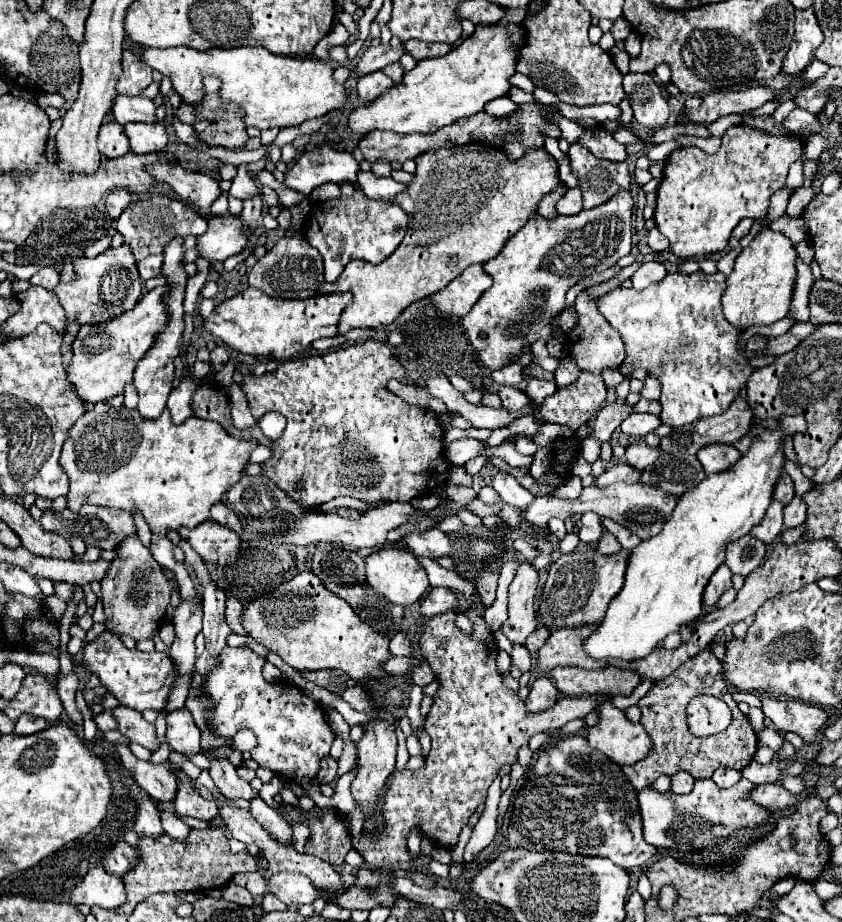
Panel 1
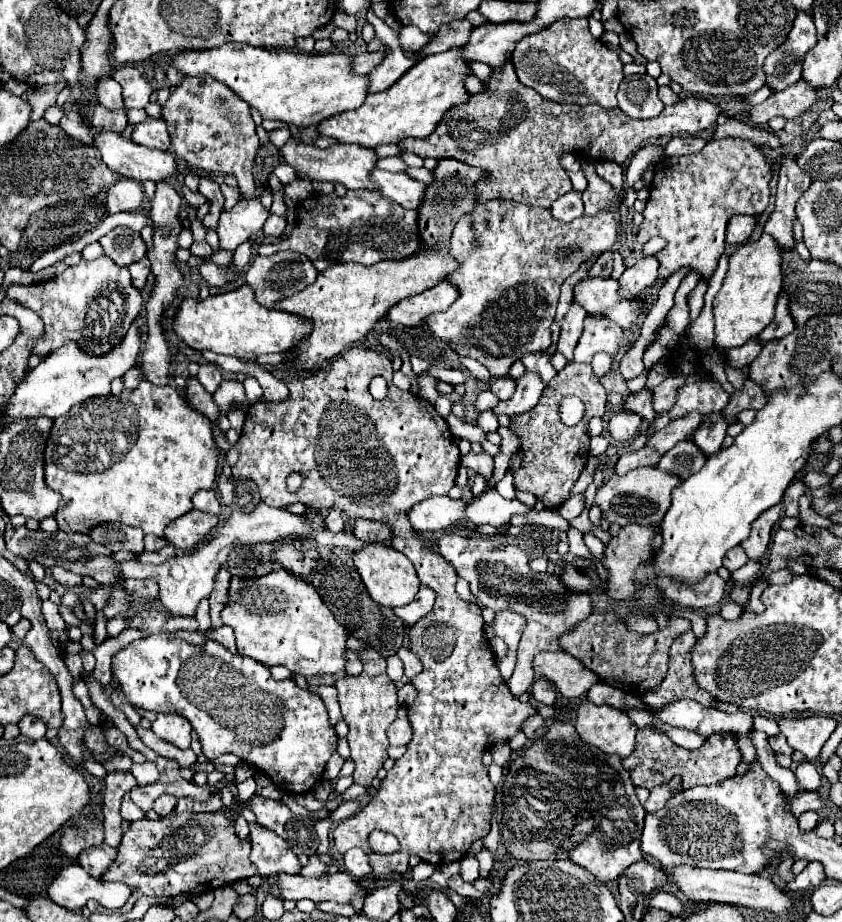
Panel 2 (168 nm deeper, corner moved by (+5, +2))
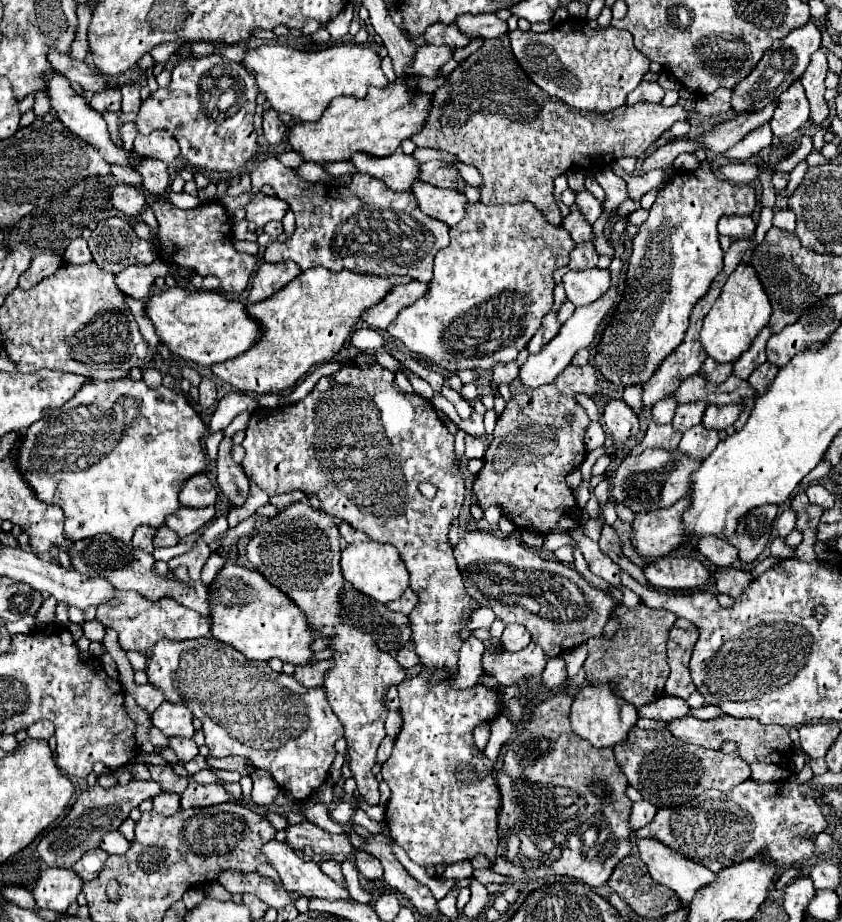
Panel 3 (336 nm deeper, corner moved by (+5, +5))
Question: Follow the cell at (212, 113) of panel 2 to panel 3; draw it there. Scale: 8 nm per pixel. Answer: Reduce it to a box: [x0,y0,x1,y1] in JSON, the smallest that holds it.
[136,56,258,172]

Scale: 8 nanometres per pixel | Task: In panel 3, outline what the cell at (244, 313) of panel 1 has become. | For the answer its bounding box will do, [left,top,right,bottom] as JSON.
[146,286,262,366]

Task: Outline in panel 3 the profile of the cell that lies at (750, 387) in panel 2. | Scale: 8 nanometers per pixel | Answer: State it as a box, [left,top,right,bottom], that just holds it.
[748,362,778,398]

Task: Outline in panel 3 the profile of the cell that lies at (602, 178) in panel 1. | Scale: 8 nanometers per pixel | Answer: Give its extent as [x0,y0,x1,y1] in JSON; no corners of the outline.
[576,190,602,224]

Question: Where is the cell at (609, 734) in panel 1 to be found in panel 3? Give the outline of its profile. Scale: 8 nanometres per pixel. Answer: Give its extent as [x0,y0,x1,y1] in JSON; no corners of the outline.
[570,684,636,748]

